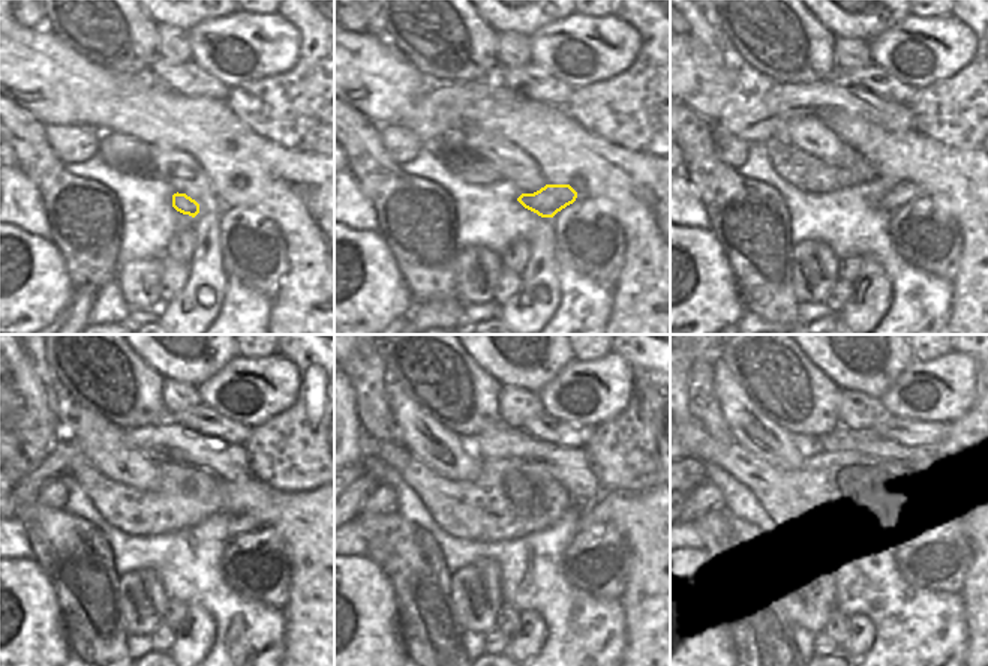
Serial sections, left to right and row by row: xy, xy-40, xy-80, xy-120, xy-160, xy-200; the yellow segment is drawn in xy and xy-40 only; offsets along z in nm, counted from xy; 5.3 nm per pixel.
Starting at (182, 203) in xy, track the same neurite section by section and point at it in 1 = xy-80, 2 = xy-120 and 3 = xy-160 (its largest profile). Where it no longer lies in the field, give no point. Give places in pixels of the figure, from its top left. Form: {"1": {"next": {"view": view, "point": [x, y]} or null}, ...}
{"1": {"next": {"view": "xy-80", "point": [903, 192]}}, "2": {"next": {"view": "xy-120", "point": [239, 524]}}, "3": {"next": {"view": "xy-160", "point": [598, 512]}}}

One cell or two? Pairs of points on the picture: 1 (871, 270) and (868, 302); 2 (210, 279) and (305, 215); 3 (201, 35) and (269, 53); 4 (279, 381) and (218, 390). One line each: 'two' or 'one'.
1: one
2: two
3: one
4: one

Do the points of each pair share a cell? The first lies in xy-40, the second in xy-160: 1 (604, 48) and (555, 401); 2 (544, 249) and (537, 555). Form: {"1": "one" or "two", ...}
{"1": "one", "2": "two"}

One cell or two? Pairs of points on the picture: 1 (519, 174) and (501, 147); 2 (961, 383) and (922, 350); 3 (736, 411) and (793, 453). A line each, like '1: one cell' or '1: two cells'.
1: one cell
2: two cells
3: one cell

